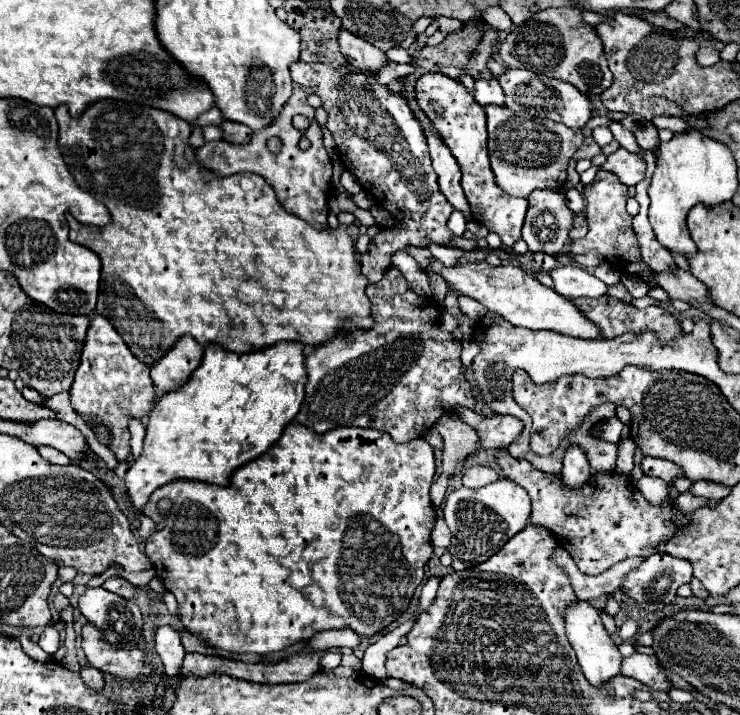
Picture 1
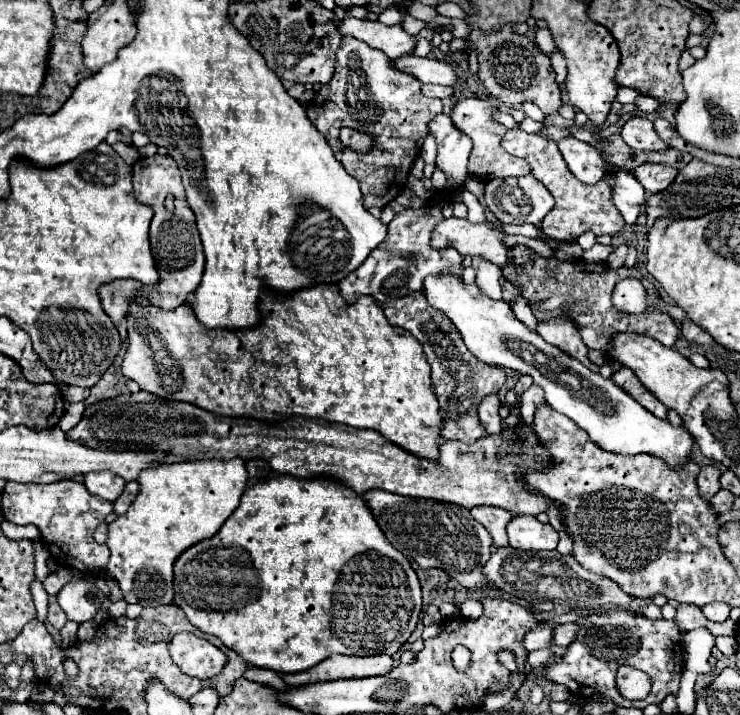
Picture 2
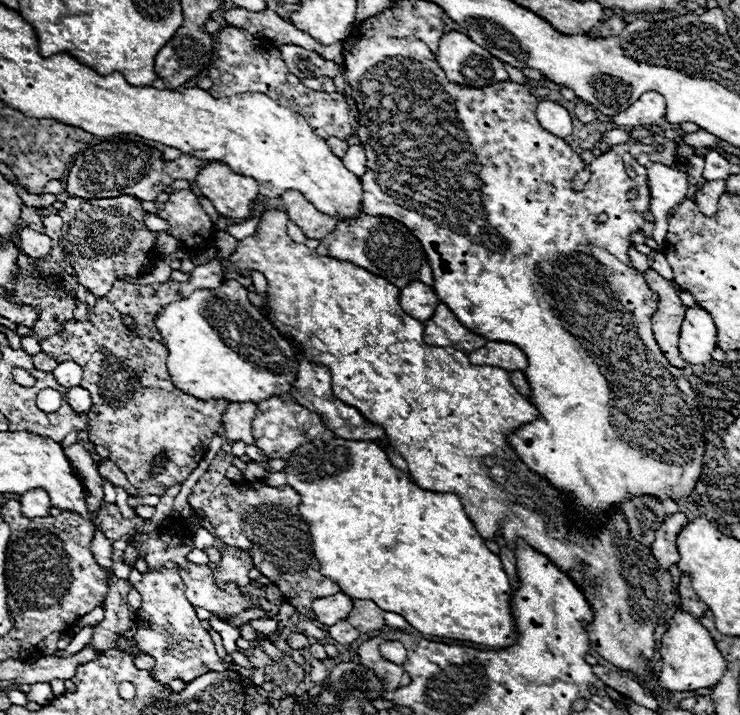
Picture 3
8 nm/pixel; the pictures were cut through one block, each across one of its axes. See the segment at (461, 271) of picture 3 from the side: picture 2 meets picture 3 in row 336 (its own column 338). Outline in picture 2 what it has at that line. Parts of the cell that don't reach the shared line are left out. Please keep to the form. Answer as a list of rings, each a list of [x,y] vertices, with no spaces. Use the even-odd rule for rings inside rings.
[[[274,476],[270,480],[264,480],[262,484],[254,484],[244,490],[238,508],[234,514],[224,522],[220,532],[214,538],[202,540],[188,548],[174,564],[174,604],[180,606],[186,614],[186,618],[202,632],[212,634],[222,640],[222,644],[230,650],[234,650],[246,664],[258,666],[258,668],[270,668],[278,674],[296,674],[302,672],[314,664],[320,664],[320,660],[326,660],[332,654],[346,654],[346,656],[378,656],[378,654],[396,654],[402,644],[410,638],[410,634],[416,628],[420,610],[422,610],[422,592],[416,572],[412,570],[410,562],[402,552],[398,552],[386,536],[382,536],[382,530],[378,524],[374,524],[374,516],[370,516],[366,502],[360,498],[360,494],[350,492],[350,488],[332,482],[332,480],[298,480],[292,476]]]

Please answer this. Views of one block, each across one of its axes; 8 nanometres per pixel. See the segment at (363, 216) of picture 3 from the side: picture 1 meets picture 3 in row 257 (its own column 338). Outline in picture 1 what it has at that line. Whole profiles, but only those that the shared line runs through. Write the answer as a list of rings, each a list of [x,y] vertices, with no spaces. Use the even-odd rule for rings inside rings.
[[[396,266],[388,268],[378,284],[368,284],[368,298],[372,302],[374,326],[370,330],[348,328],[338,332],[328,344],[308,350],[306,368],[308,384],[306,398],[296,416],[296,422],[322,434],[338,426],[360,426],[388,432],[396,442],[410,442],[424,436],[432,424],[454,406],[474,406],[472,388],[464,378],[460,364],[462,346],[452,334],[438,328],[440,308],[432,300],[420,298],[404,280]]]

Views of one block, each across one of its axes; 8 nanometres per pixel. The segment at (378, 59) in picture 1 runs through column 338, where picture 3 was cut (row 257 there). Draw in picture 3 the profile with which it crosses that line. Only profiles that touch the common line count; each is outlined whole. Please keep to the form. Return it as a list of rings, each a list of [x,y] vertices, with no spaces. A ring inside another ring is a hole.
[[[22,228],[20,230],[20,248],[32,256],[32,258],[44,258],[44,256],[50,256],[50,238],[46,234],[38,234],[36,230],[32,228]]]

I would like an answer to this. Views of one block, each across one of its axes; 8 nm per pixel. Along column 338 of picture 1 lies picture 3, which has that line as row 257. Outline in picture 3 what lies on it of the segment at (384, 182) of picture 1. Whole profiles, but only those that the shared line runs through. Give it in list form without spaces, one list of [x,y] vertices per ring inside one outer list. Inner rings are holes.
[[[128,194],[100,200],[68,198],[58,212],[64,220],[60,242],[64,244],[68,262],[72,264],[76,278],[84,288],[92,290],[96,296],[104,296],[112,290],[118,278],[142,276],[142,266],[154,256],[154,242],[158,232],[146,228],[144,216],[148,212],[142,208],[140,198]]]

